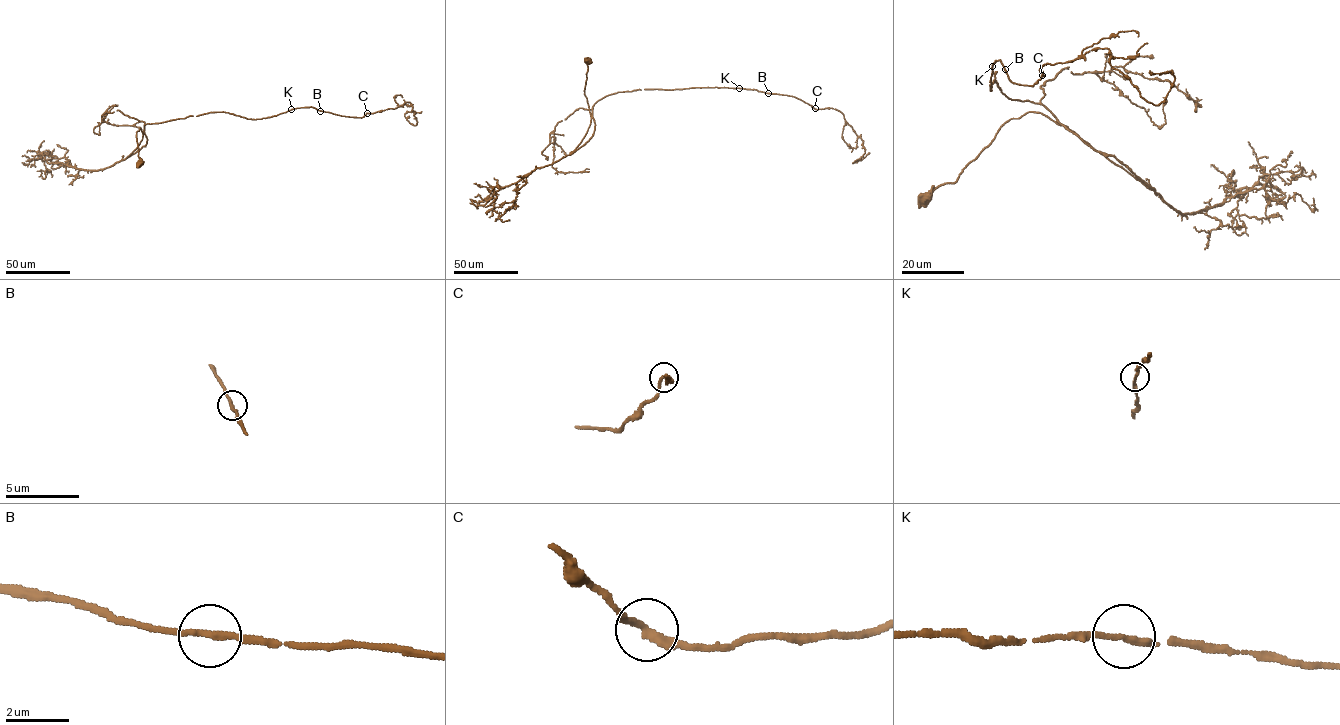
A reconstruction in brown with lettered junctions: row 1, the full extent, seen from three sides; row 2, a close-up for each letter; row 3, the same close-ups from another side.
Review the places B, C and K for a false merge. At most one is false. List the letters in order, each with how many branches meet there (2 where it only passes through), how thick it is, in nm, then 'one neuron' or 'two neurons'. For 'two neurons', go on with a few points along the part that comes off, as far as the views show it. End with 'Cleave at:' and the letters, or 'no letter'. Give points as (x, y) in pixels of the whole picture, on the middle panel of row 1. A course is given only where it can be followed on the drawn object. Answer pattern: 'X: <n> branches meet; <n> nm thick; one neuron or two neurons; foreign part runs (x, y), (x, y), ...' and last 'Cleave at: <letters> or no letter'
B: 2 branches meet; 200 nm thick; one neuron
C: 2 branches meet; 280 nm thick; one neuron
K: 2 branches meet; 200 nm thick; one neuron
Cleave at: no letter

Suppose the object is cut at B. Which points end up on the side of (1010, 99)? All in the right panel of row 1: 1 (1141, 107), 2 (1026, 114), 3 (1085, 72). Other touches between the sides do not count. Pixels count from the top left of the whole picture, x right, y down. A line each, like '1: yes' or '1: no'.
1: yes
2: yes
3: yes

